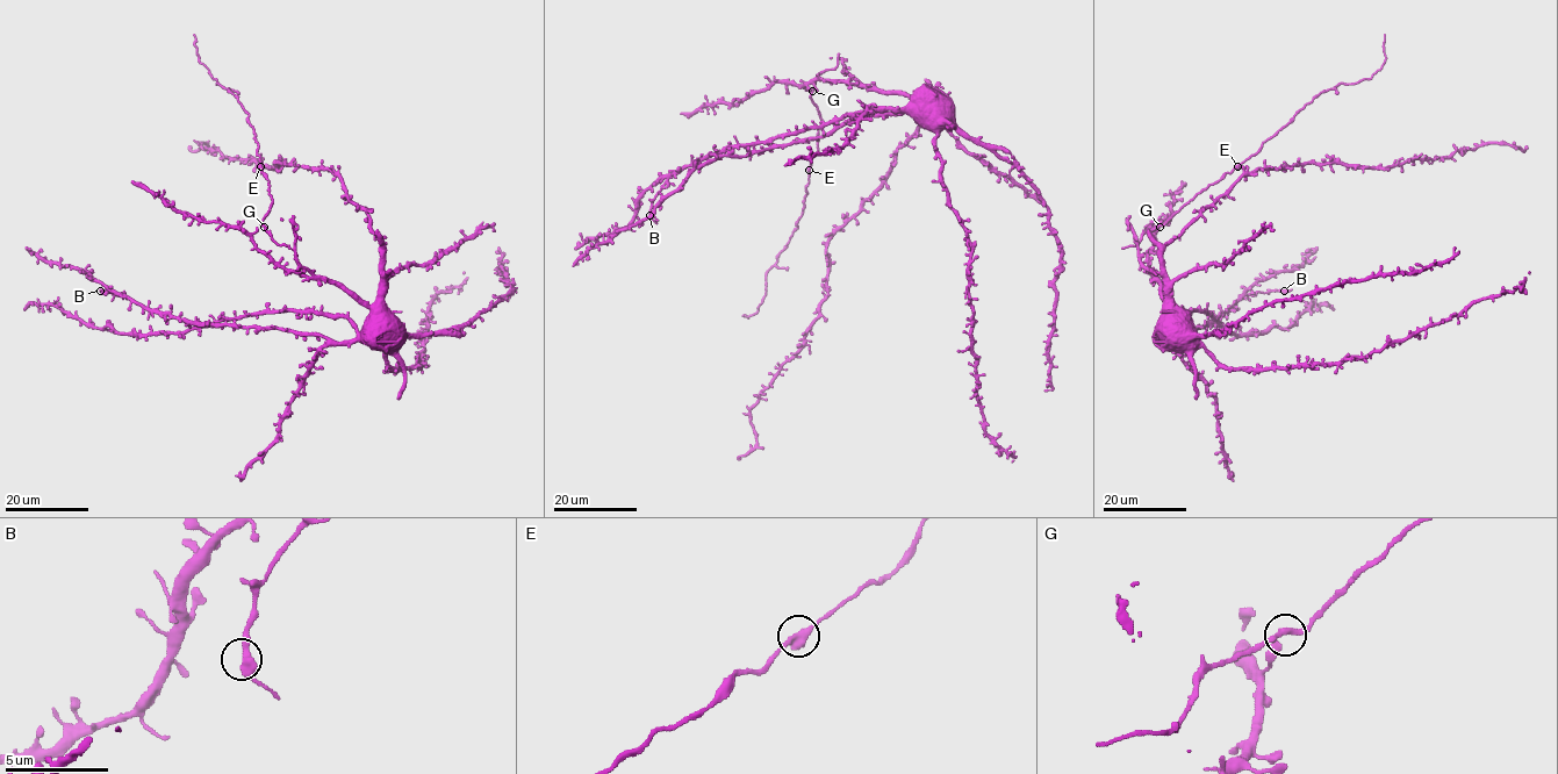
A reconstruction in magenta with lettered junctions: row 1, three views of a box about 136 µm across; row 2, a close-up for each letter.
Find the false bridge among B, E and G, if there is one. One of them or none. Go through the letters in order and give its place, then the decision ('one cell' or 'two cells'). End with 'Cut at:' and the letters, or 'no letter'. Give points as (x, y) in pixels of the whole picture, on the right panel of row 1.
B: (1284, 291) | one cell
E: (1237, 166) | one cell
G: (1160, 227) | one cell
Cut at: no letter

